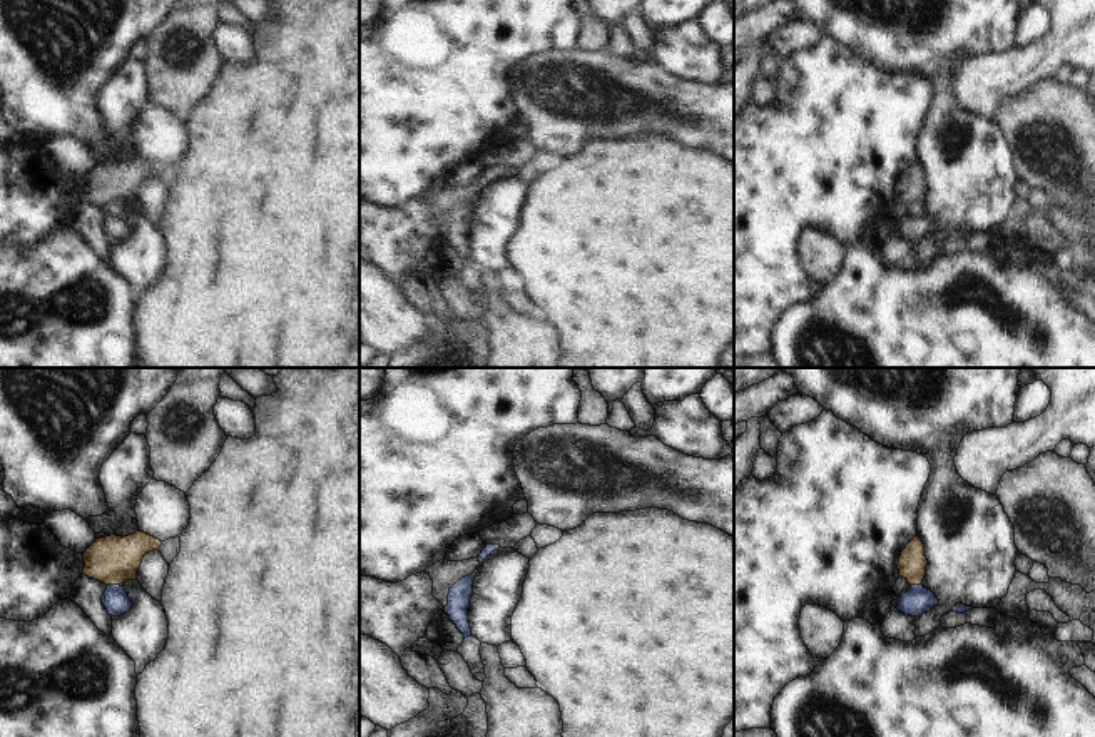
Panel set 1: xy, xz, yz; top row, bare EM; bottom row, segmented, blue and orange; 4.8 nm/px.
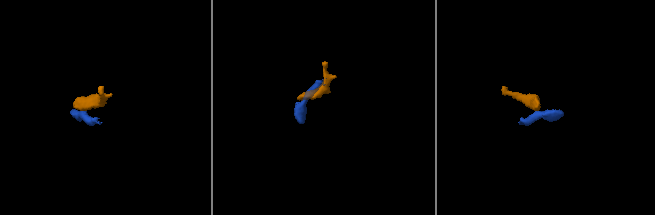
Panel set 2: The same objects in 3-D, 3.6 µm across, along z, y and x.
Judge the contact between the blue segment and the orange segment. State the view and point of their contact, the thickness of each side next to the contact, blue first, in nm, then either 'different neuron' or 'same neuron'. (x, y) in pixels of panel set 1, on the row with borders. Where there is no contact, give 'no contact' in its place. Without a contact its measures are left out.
contact xy (114, 585); calibres 120 and 240 nm; different neuron

